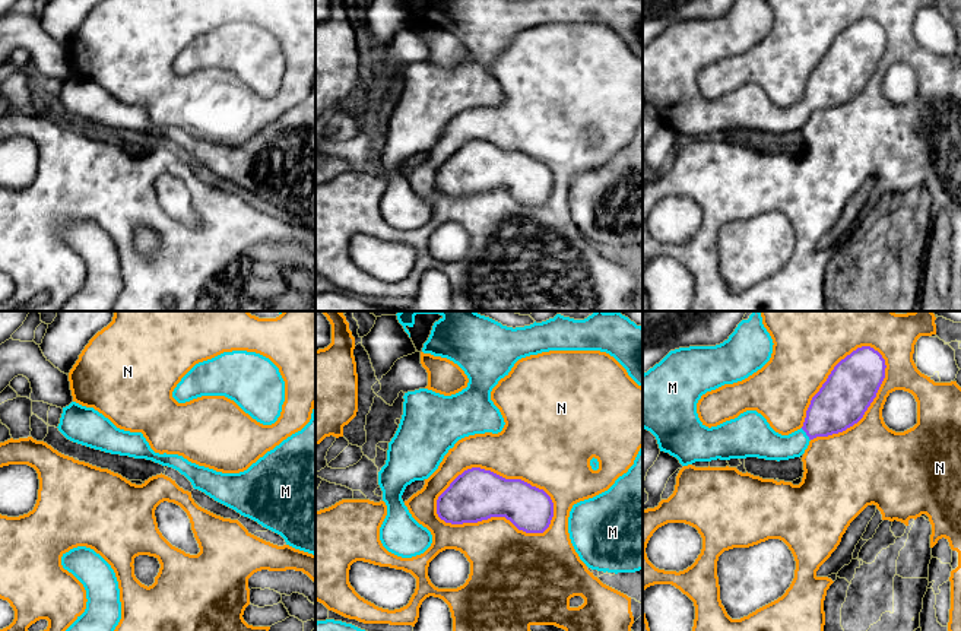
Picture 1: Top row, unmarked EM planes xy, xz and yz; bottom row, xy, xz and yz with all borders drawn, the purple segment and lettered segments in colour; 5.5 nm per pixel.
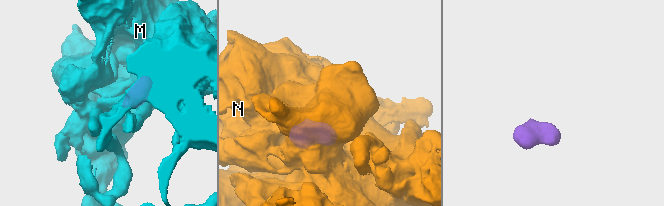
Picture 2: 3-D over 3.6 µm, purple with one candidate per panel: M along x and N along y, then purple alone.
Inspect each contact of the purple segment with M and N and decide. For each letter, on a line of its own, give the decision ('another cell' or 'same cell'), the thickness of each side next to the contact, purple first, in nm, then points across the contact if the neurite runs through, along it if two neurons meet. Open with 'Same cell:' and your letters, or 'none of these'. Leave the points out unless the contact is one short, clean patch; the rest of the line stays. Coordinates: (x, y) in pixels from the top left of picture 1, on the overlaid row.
Same cell: M
M: same cell | 280/180 nm | across yz (840, 403), (806, 434), (798, 441), (763, 441)
N: another cell | 280/380 nm

